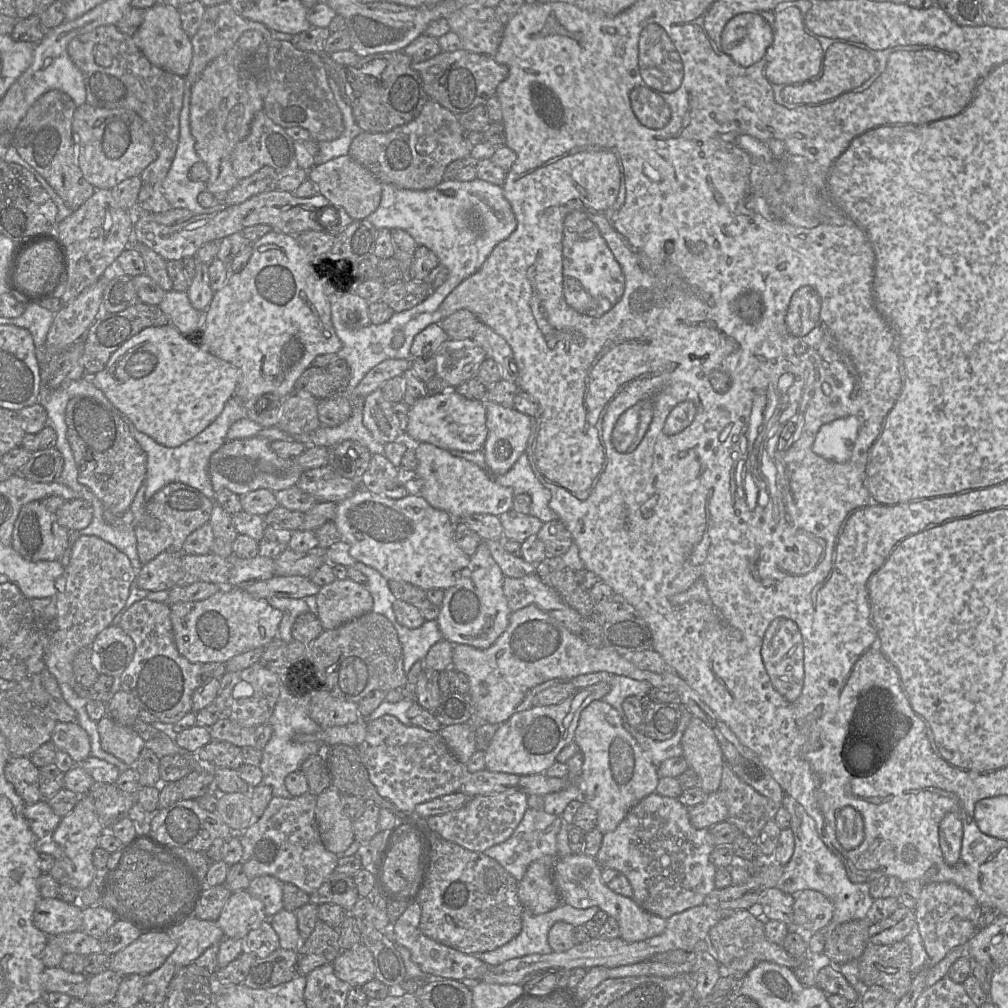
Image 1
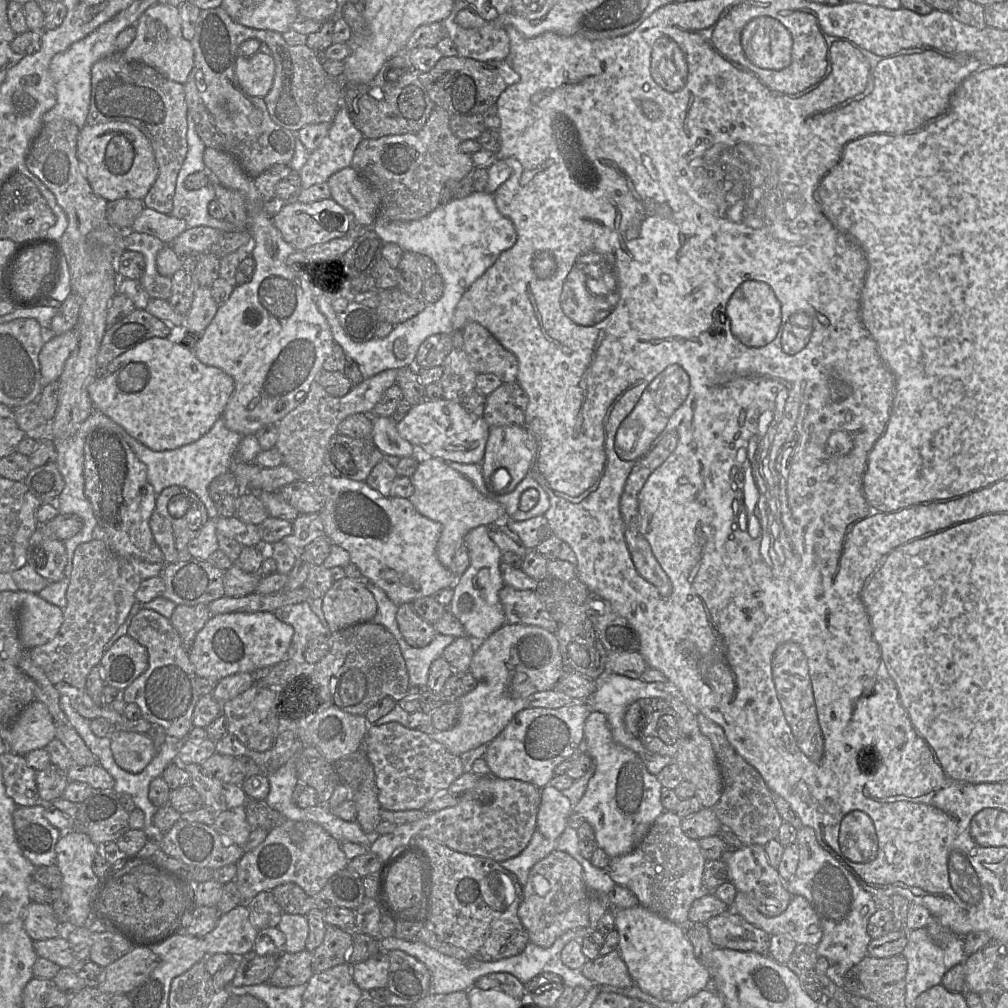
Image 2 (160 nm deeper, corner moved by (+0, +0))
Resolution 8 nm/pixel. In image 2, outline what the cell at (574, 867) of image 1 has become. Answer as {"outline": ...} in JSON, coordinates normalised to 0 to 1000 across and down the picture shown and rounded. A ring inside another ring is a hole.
{"outline":[[[632,898],[608,905],[614,927],[613,944],[628,975],[638,984],[664,994],[676,996],[694,983],[705,980],[705,966],[688,946],[679,919],[671,918]]]}

